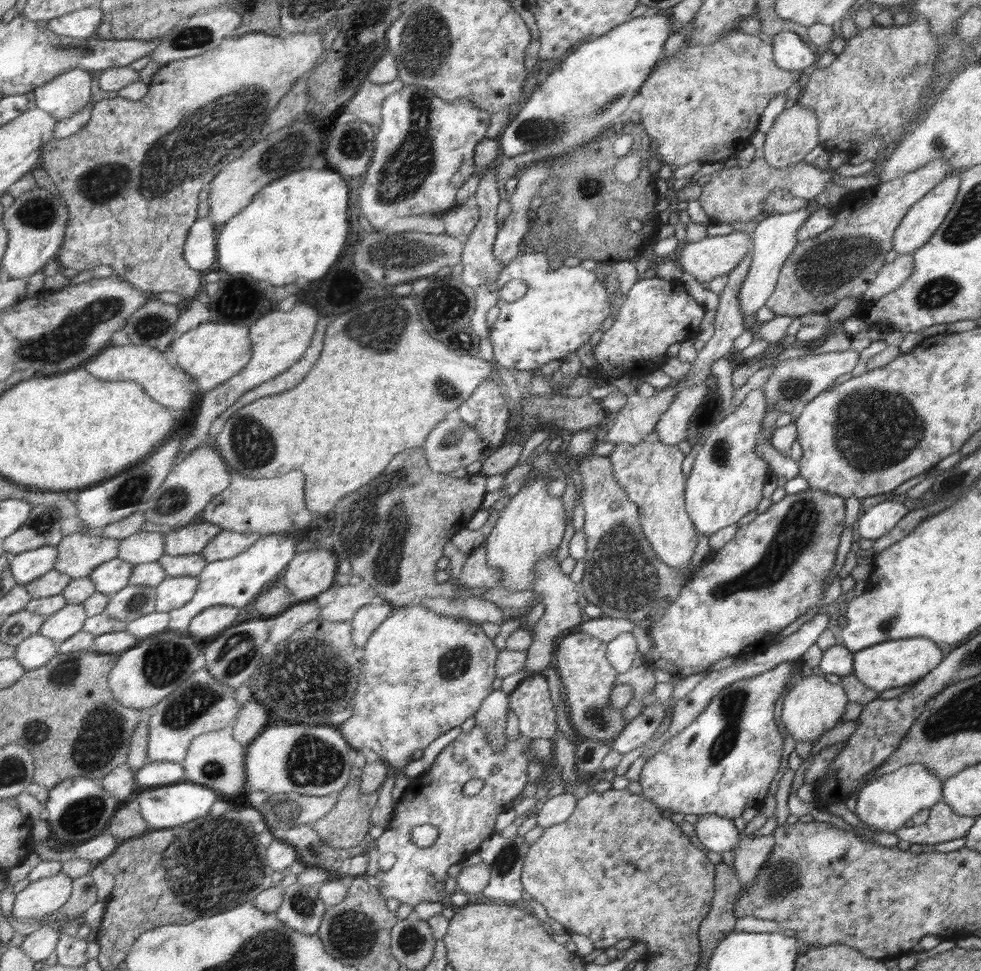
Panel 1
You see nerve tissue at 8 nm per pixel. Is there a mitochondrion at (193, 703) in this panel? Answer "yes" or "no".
yes

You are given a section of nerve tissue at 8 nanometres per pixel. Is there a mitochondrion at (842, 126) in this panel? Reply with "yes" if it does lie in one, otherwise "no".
no

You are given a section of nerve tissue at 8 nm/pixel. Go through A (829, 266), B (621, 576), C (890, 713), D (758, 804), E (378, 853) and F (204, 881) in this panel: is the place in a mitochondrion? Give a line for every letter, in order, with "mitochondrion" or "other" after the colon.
A: mitochondrion
B: mitochondrion
C: other
D: other
E: other
F: mitochondrion

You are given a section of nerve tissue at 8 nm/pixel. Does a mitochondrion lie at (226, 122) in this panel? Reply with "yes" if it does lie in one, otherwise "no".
yes

